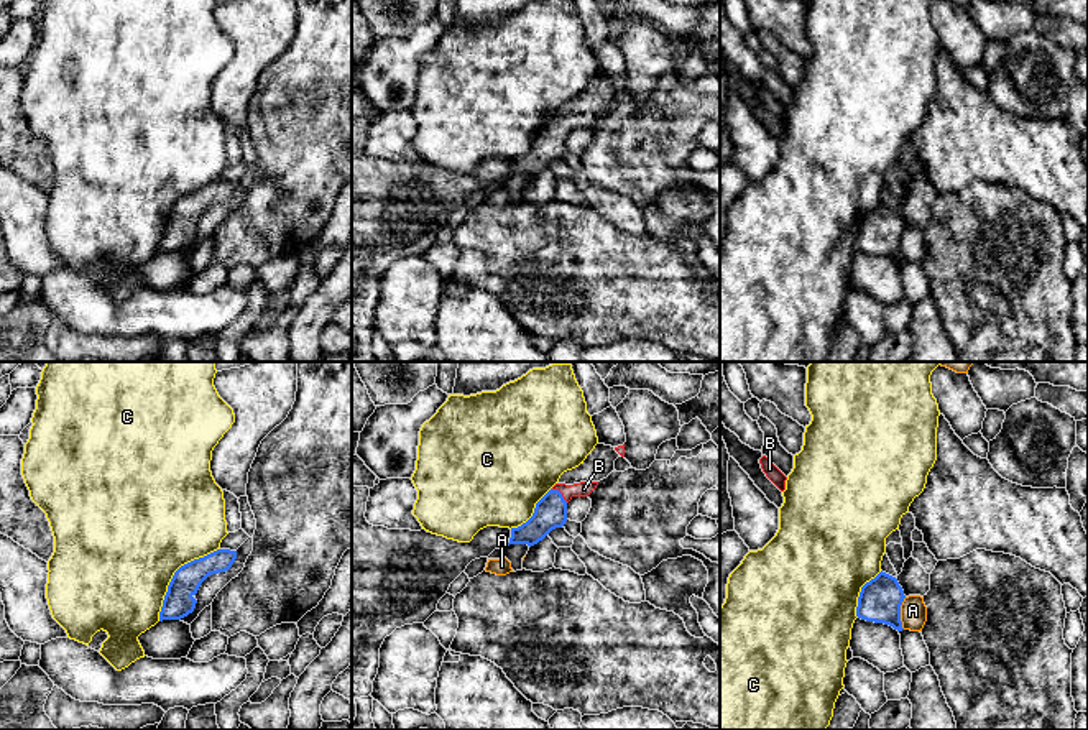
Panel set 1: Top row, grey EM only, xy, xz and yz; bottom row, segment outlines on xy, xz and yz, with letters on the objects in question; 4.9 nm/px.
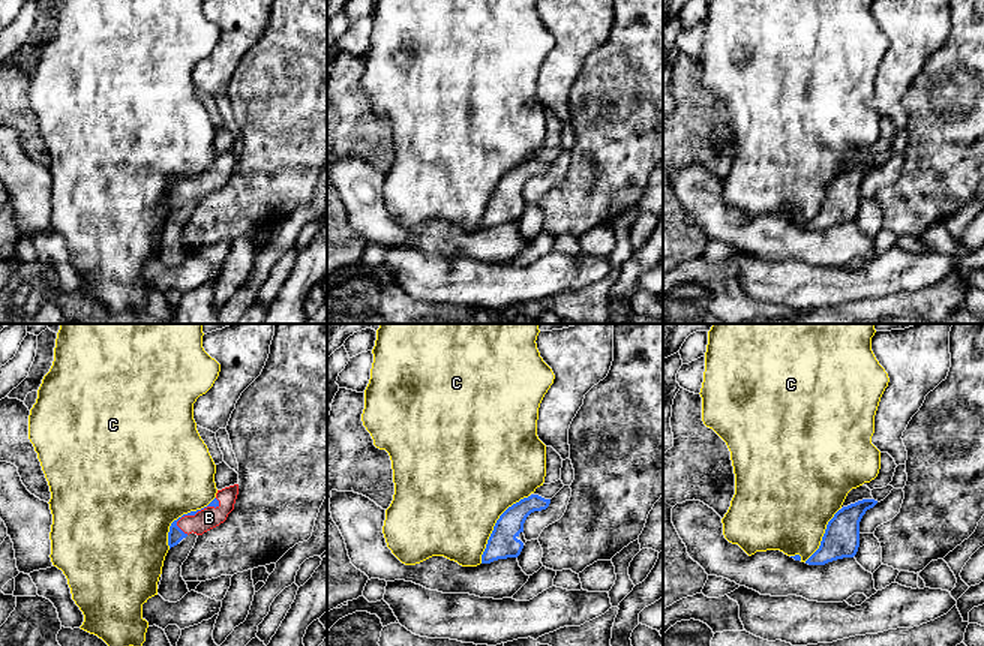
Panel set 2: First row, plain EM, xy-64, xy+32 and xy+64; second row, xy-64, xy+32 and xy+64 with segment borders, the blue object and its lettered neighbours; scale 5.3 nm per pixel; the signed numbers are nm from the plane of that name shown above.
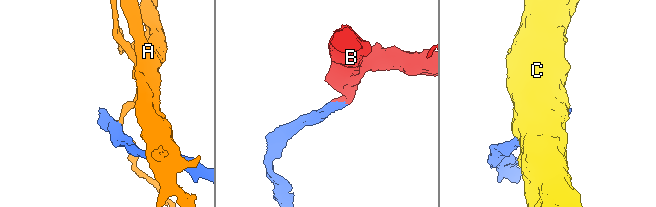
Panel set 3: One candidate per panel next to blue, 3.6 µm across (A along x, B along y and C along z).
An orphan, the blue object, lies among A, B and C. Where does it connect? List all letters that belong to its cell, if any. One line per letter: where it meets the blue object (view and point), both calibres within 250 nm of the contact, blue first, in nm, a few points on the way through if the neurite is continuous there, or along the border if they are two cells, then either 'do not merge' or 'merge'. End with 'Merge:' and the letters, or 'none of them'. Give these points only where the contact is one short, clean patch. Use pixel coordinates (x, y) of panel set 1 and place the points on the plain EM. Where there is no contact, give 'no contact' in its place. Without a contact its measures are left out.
A: meets blue in yz at (899, 245); 220 nm thick on the blue side, 130 nm on the other; border along yz (906, 229), (901, 237), (903, 260); do not merge
B: meets blue in xz at (561, 125); 160 nm thick on the blue side, 80 nm on the other; runs through xz (551, 143), (561, 125), (584, 120); merge
C: meets blue in xy at (175, 206); 150 nm thick on the blue side, 480 nm on the other; do not merge
Merge: B

